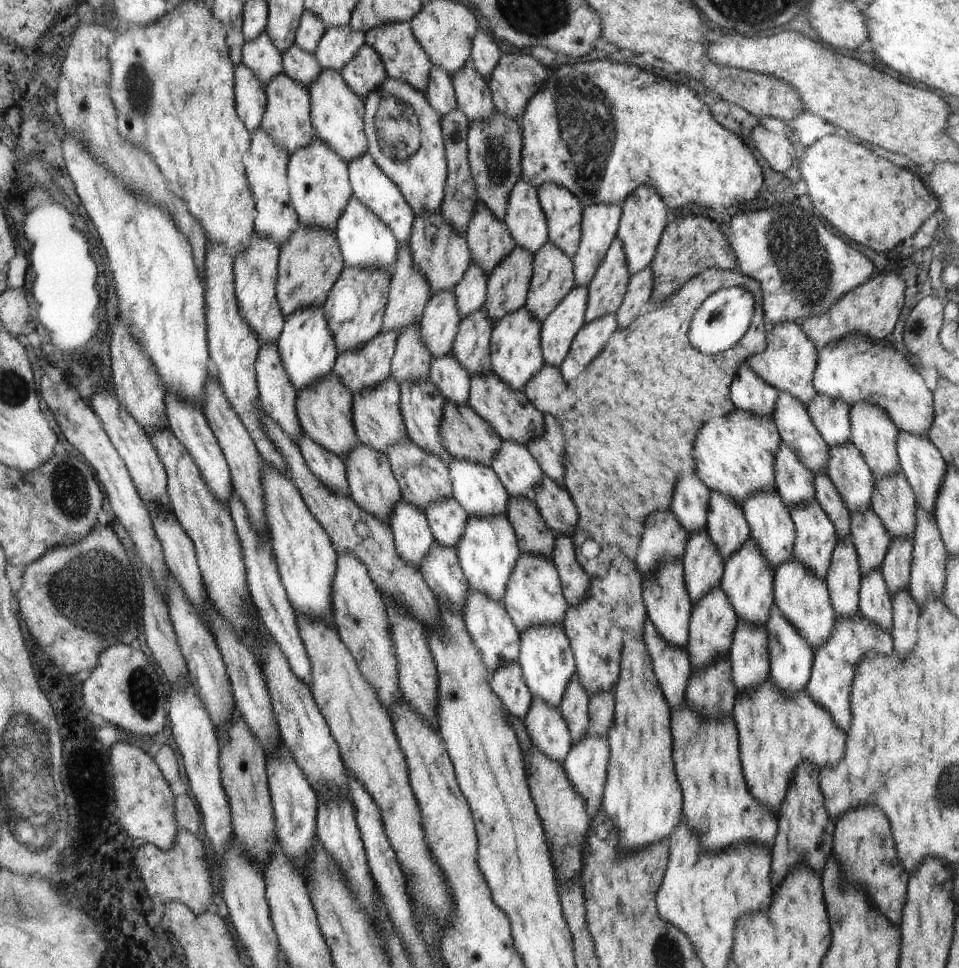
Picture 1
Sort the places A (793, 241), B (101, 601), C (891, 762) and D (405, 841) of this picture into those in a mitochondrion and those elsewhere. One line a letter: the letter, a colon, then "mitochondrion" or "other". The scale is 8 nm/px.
A: mitochondrion
B: mitochondrion
C: other
D: mitochondrion

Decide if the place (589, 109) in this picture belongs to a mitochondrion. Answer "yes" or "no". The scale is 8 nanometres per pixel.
yes

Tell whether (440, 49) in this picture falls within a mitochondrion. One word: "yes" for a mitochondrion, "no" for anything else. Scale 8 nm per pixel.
no

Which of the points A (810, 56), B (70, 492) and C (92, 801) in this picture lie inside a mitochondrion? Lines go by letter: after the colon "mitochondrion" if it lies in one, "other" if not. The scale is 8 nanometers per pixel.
A: other
B: mitochondrion
C: other

